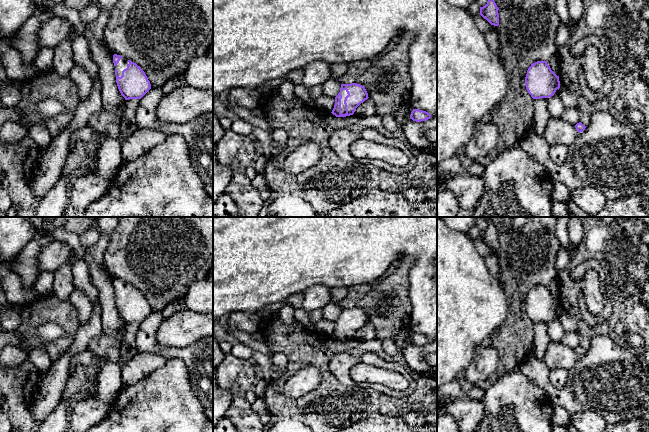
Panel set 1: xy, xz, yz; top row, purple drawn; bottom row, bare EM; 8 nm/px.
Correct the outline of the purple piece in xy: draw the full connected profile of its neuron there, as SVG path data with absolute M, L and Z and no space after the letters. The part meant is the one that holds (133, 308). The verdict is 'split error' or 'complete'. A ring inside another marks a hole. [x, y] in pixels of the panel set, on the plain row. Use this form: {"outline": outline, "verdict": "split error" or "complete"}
{"outline": "M113 279L116 307L125 324L141 323L150 313L151 308L145 296L136 287Z", "verdict": "split error"}

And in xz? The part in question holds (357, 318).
{"outline": "M357 307L341 308L340 316L335 321L335 329L331 337L336 341L353 339L356 332L368 322L364 310Z", "verdict": "split error"}

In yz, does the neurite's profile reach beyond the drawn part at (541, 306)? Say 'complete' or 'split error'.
complete

